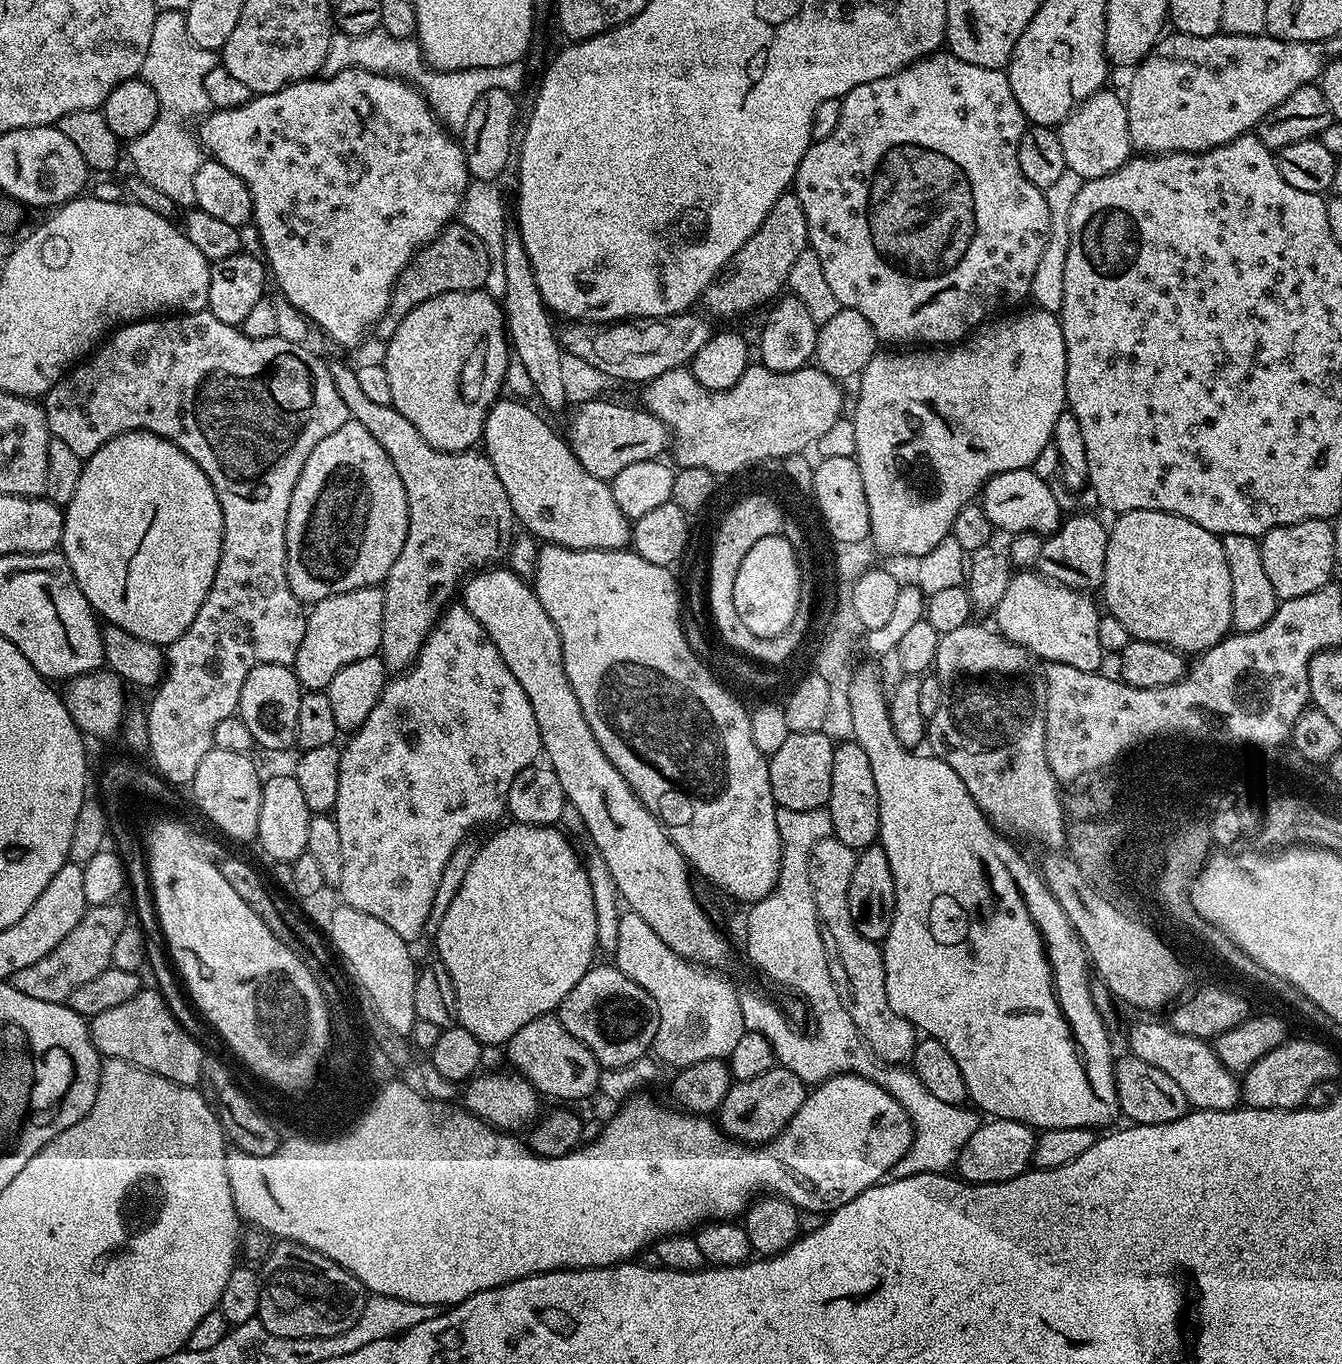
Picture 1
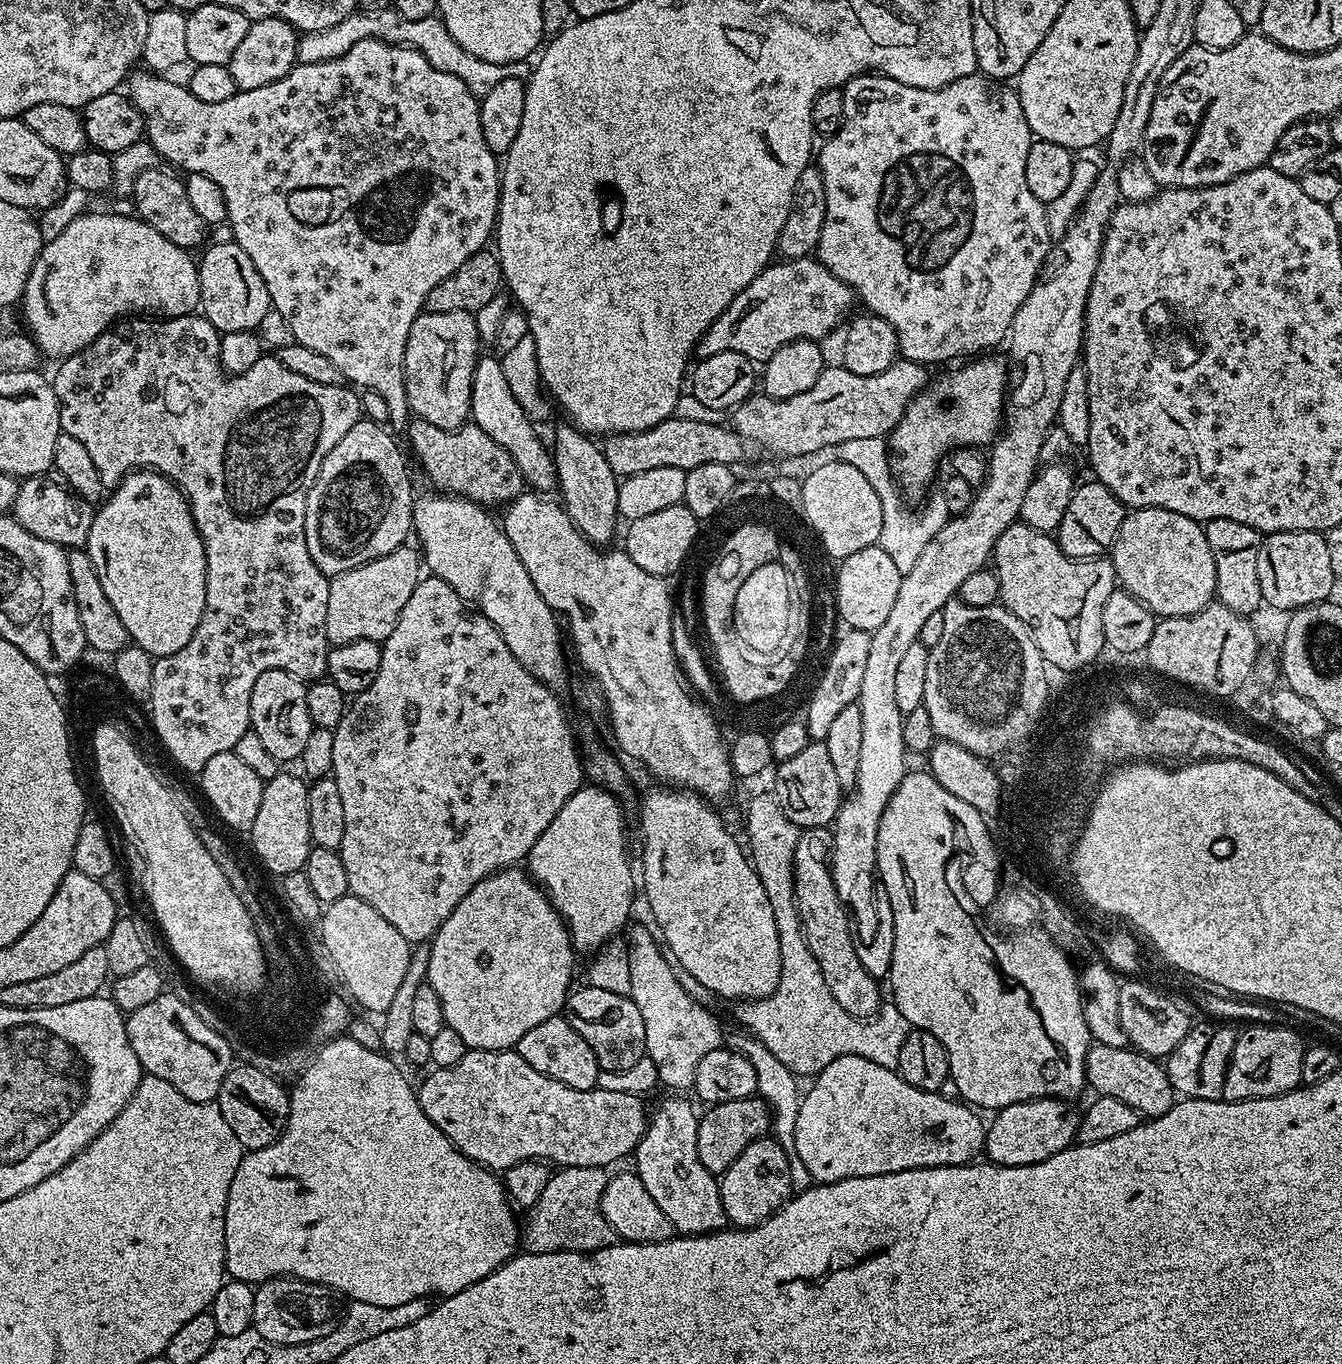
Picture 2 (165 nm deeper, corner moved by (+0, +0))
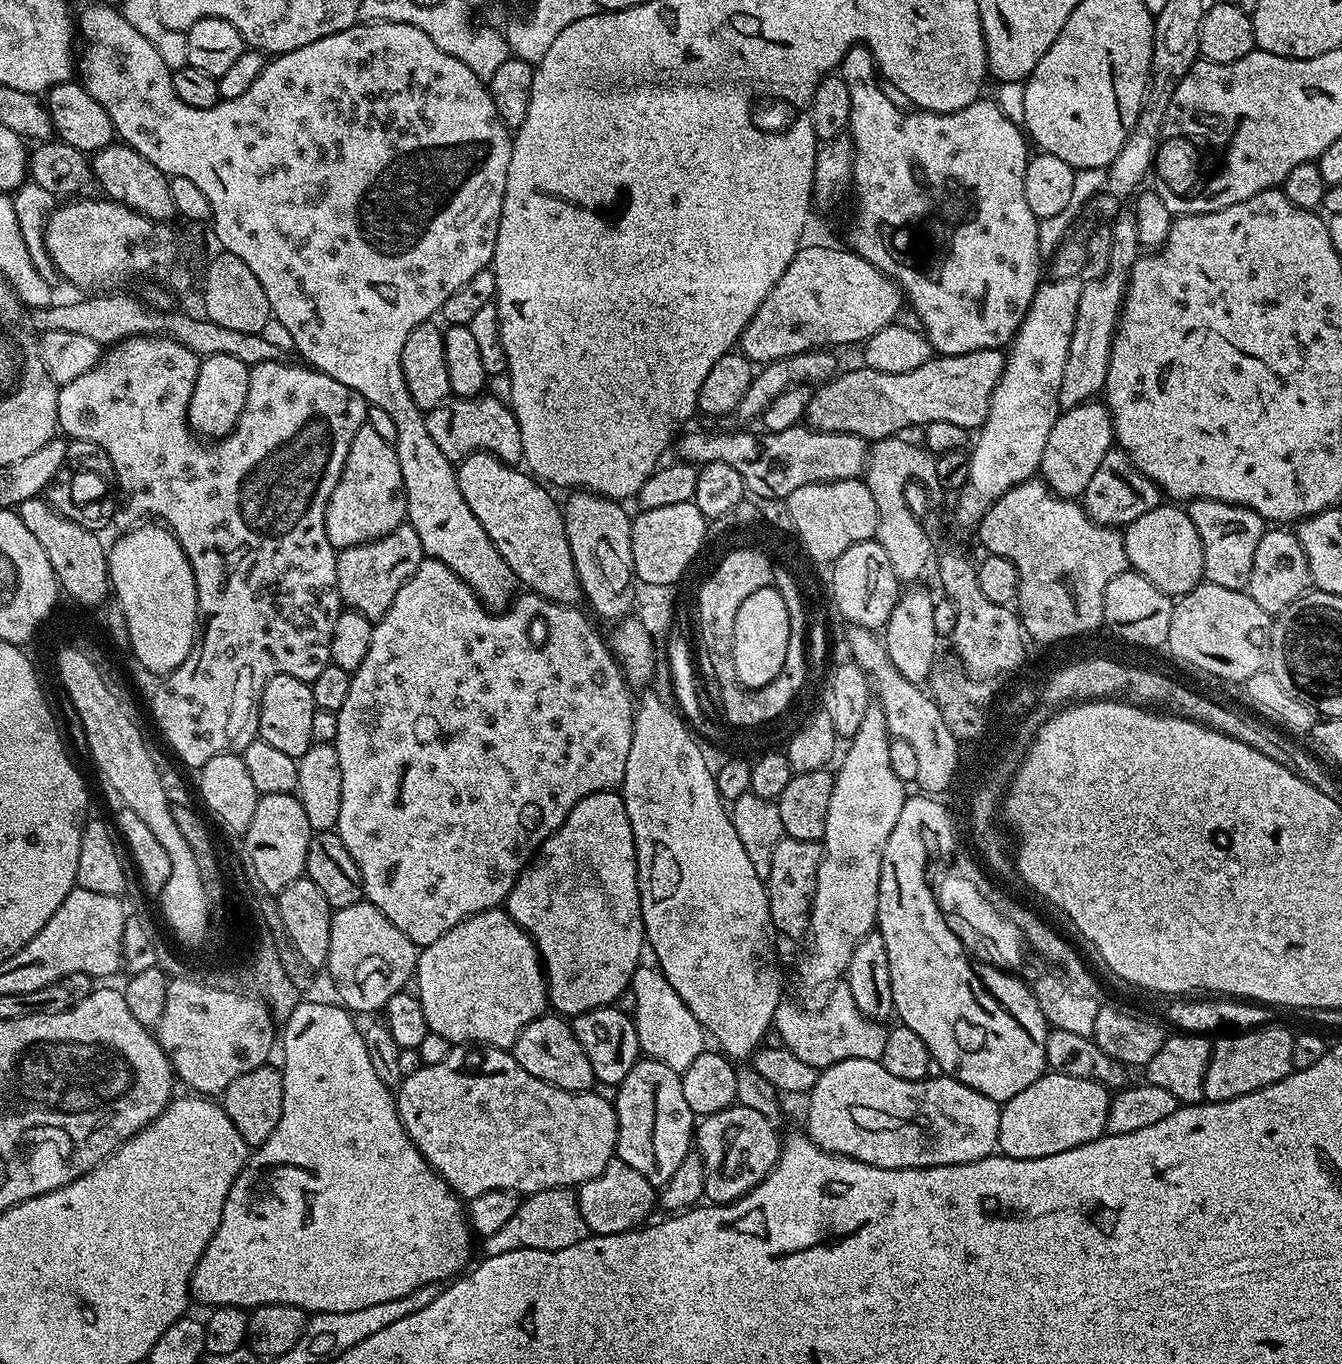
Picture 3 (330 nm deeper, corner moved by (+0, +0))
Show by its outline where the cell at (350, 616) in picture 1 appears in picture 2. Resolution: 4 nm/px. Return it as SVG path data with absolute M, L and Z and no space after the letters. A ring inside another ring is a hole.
M401 546L374 558L354 570L331 577L328 581L330 598L326 598L326 638L329 645L349 644L359 640L382 642L394 634L398 618L410 594L422 579L422 556L415 547Z

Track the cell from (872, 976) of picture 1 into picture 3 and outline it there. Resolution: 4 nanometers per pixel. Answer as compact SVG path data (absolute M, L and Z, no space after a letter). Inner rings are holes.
M785 838L778 842L778 846L774 846L774 858L770 864L766 887L772 926L781 937L789 936L792 940L800 940L809 935L812 899L816 893L818 870L823 857L823 847L814 840Z

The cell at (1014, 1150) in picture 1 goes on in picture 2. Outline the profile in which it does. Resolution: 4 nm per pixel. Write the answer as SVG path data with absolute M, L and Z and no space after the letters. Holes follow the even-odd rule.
M1049 1098L1027 1100L999 1109L984 1133L983 1155L991 1163L1002 1166L1030 1166L1054 1158L1054 1154L1072 1147L1076 1140L1081 1113L1072 1107L1069 1101Z

